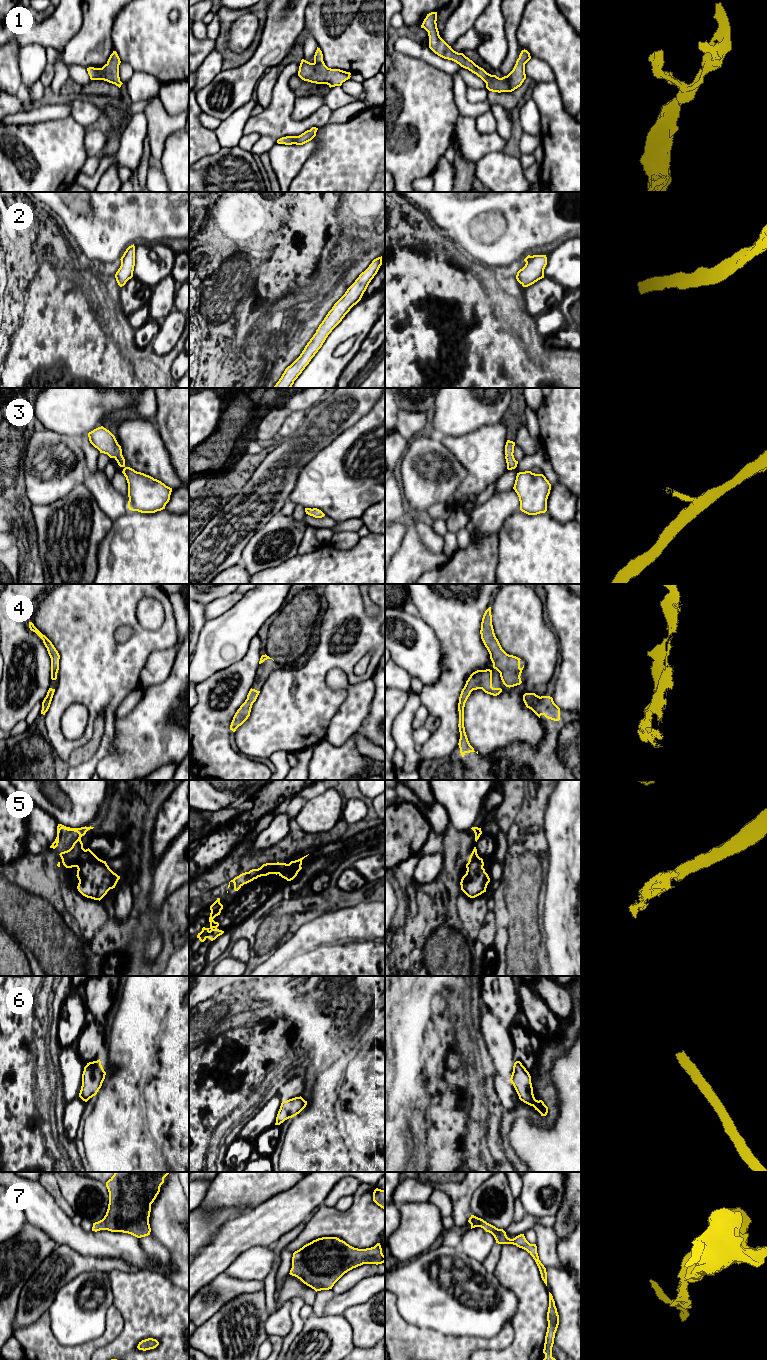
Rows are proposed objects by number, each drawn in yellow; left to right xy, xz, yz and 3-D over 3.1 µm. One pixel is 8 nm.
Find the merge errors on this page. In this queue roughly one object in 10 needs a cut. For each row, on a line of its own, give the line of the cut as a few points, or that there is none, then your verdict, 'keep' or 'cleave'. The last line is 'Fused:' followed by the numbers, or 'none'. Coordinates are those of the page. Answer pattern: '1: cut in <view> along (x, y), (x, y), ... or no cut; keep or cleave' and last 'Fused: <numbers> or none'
1: no cut; keep
2: no cut; keep
3: no cut; keep
4: no cut; keep
5: no cut; keep
6: no cut; keep
7: no cut; keep
Fused: none

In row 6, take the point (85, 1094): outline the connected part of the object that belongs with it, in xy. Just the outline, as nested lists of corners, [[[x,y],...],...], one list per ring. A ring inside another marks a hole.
[[[100,1059],[87,1063],[82,1074],[82,1086],[79,1097],[87,1102],[95,1096],[102,1086],[105,1075],[106,1072],[101,1065]]]

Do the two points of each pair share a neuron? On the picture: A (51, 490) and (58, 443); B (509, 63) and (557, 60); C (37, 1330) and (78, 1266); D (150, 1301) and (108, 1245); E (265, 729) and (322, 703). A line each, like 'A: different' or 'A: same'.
A: same
B: different
C: different
D: different
E: same

